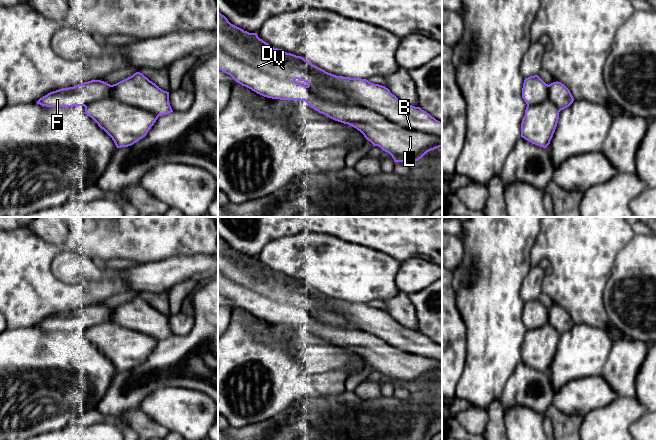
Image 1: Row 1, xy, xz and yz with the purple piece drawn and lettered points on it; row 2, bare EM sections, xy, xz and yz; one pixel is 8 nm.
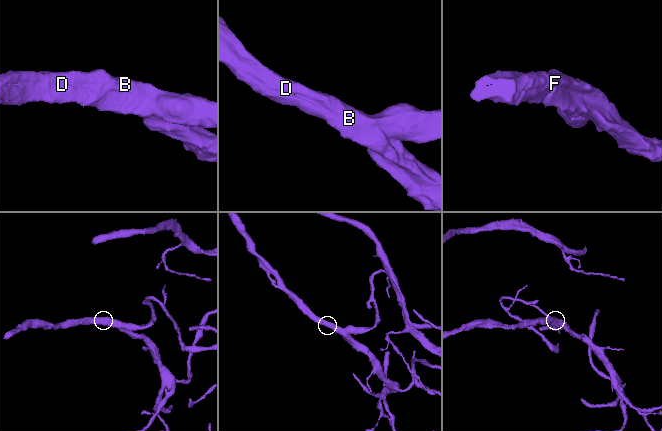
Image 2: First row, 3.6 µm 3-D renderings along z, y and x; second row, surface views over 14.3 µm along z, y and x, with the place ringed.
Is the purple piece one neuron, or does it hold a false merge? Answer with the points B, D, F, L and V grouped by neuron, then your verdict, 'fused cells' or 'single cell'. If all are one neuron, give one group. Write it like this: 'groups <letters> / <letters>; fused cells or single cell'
groups B D F L V; single cell

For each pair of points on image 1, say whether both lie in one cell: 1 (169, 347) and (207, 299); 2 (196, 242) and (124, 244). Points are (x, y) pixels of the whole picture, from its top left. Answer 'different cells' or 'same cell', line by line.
1: same cell
2: same cell

